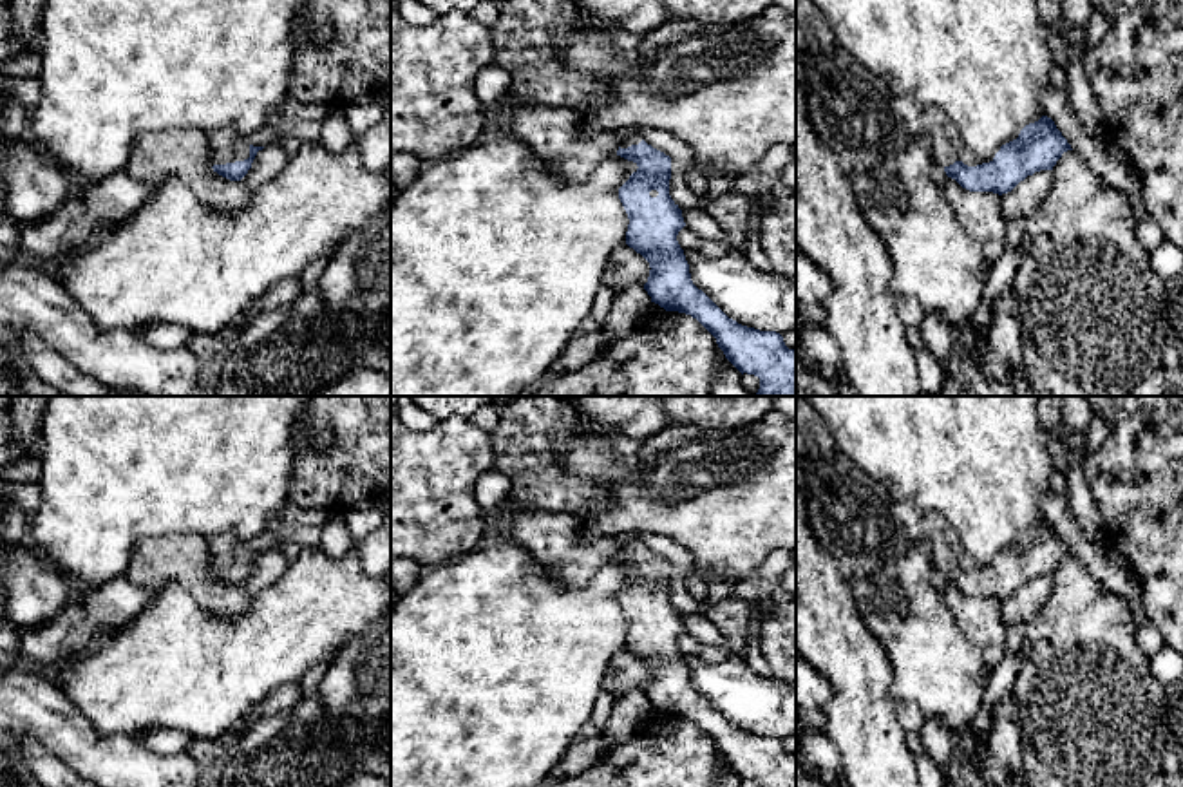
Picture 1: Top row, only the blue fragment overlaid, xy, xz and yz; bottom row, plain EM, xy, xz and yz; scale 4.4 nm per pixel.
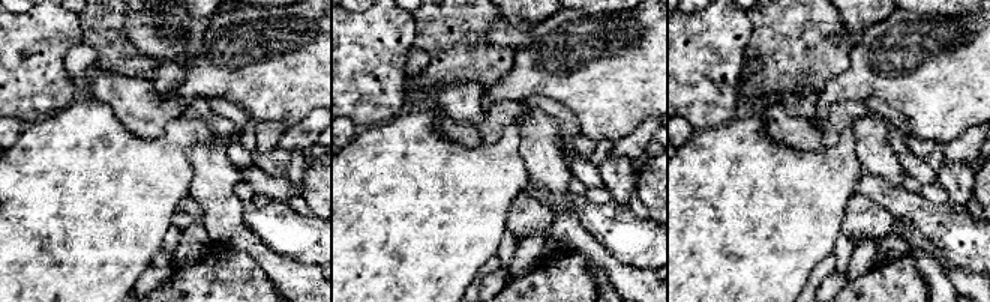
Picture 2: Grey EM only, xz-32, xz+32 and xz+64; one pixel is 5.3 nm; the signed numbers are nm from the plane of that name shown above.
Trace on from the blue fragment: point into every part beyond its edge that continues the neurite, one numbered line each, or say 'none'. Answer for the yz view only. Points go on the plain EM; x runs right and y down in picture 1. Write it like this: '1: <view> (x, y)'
1: yz (852, 518)

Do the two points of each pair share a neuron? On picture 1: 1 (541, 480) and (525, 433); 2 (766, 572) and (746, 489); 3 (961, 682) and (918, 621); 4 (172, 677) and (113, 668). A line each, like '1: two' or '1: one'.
1: one
2: two
3: one
4: one

